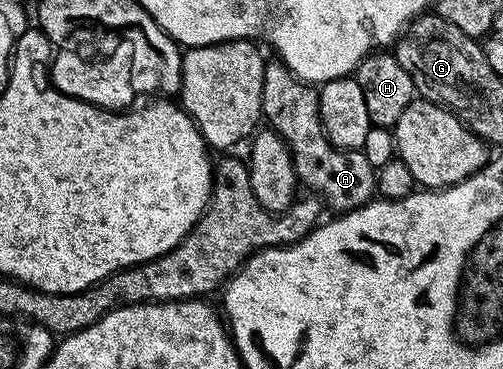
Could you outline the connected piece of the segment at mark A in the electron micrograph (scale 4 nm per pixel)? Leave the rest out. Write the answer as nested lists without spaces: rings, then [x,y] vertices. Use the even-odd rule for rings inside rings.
[[[277,59],[266,62],[262,115],[265,124],[279,133],[290,148],[294,170],[299,182],[306,185],[311,194],[319,197],[323,206],[341,215],[367,205],[376,197],[376,165],[362,151],[338,149],[328,139],[320,119],[318,89],[301,81],[287,65]]]

